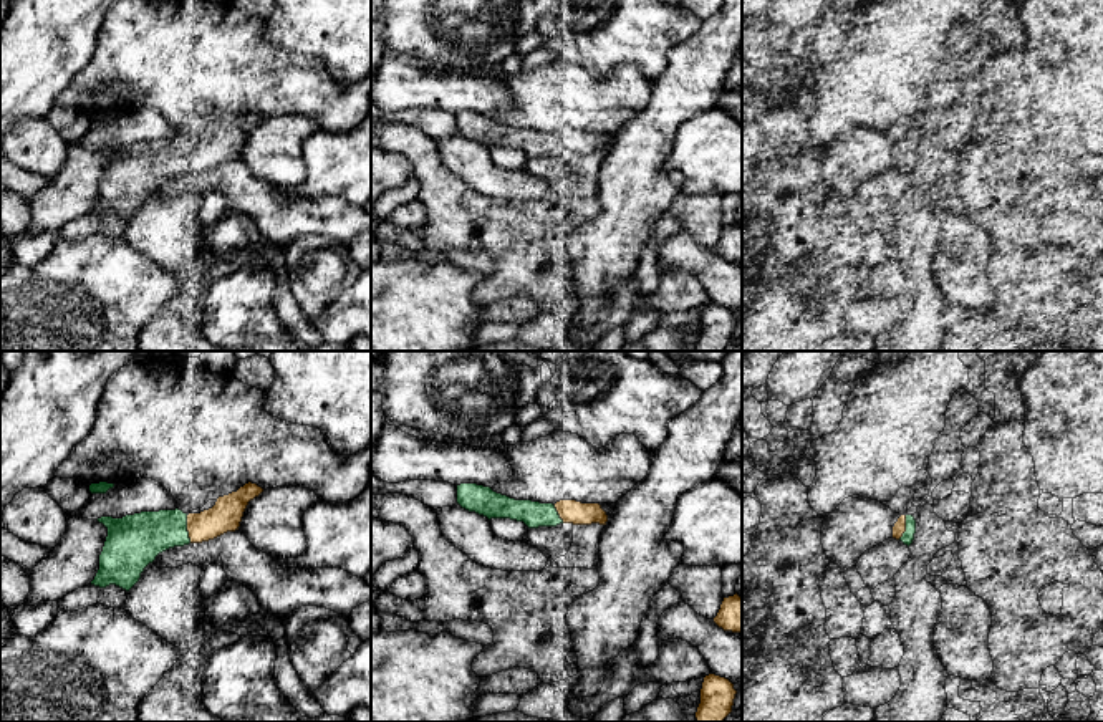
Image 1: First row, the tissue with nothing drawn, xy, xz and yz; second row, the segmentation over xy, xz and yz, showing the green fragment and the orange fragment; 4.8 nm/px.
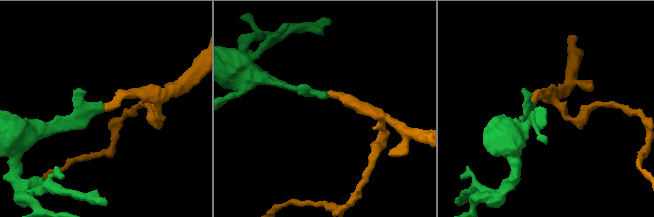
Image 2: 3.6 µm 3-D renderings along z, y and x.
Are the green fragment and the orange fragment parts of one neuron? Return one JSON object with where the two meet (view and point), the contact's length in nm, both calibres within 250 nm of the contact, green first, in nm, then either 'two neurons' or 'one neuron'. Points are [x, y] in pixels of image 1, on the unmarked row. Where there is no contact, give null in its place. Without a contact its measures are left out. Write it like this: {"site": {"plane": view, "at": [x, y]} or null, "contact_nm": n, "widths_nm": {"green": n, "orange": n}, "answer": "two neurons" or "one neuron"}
{"site": {"plane": "xy", "at": [186, 158]}, "contact_nm": 140, "widths_nm": {"green": 240, "orange": 160}, "answer": "one neuron"}

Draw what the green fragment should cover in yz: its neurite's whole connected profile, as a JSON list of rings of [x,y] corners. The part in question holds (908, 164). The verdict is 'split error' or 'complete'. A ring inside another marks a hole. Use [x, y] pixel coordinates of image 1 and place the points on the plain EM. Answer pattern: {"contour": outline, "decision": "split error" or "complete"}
{"contour": [[[901,144],[893,156],[893,167],[901,169],[904,174],[911,174],[916,162],[916,149],[913,144]]], "decision": "split error"}

